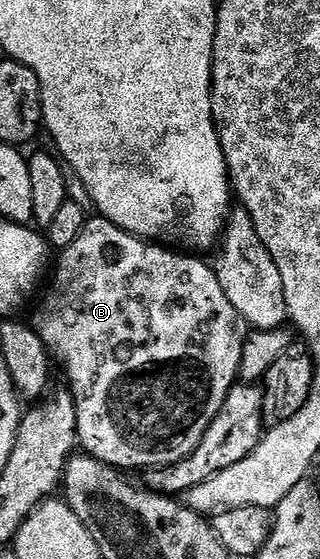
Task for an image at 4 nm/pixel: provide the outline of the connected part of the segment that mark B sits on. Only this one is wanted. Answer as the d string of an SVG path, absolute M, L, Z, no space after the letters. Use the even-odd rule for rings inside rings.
M89 219L82 234L78 234L77 240L59 253L60 261L57 264L55 261L54 271L51 273L52 285L49 286L48 293L45 294L44 301L36 312L36 317L31 317L30 320L38 338L42 338L55 363L59 367L60 364L64 367L64 372L72 383L70 391L76 403L76 435L79 447L95 460L101 460L103 464L110 464L113 468L121 470L166 468L169 464L185 460L196 449L198 442L202 442L206 430L214 422L218 410L222 410L240 374L242 346L246 332L242 327L238 310L230 306L230 298L226 298L226 290L222 290L222 282L218 282L215 267L211 263L203 264L200 261L203 259L199 255L189 254L184 250L171 252L168 248L171 247L134 236L106 219Z

